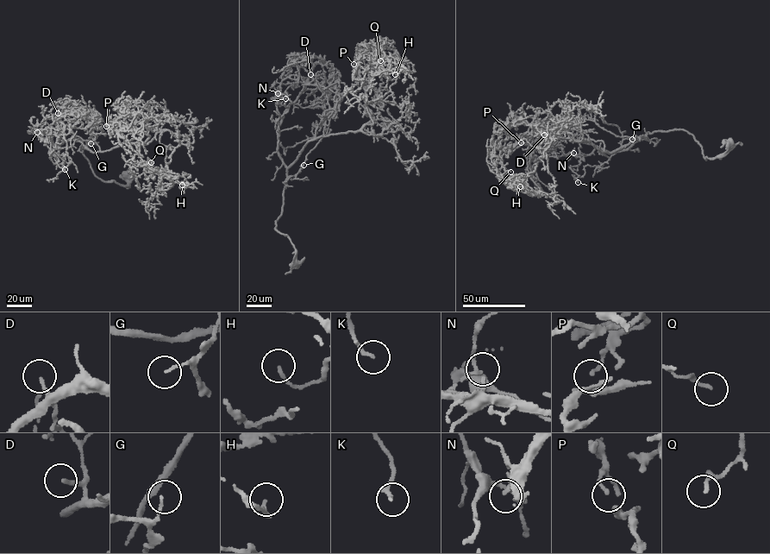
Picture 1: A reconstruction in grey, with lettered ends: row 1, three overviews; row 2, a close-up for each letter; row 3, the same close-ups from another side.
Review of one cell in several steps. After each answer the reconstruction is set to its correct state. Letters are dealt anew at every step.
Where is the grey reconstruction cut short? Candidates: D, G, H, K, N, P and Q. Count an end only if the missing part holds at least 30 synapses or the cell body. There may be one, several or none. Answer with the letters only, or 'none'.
none

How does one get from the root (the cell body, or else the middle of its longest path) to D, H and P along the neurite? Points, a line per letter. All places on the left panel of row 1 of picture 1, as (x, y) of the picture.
D: (127, 174), (127, 185), (103, 181), (81, 141), (73, 136), (53, 143), (47, 129), (58, 113)
H: (127, 174), (103, 181), (72, 137), (144, 144), (122, 116), (111, 126), (143, 163), (182, 185)
P: (127, 174), (127, 185), (103, 181), (72, 138), (94, 152), (149, 136), (122, 116), (106, 126)

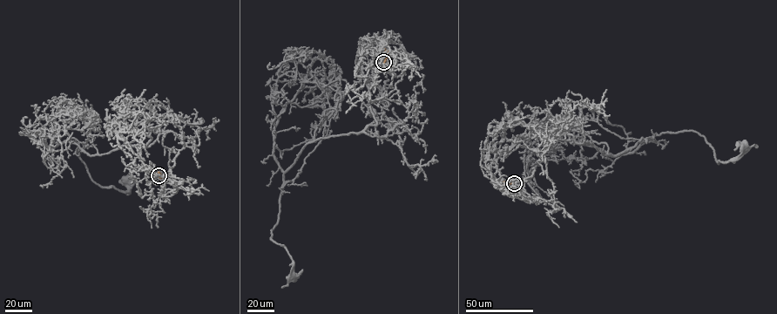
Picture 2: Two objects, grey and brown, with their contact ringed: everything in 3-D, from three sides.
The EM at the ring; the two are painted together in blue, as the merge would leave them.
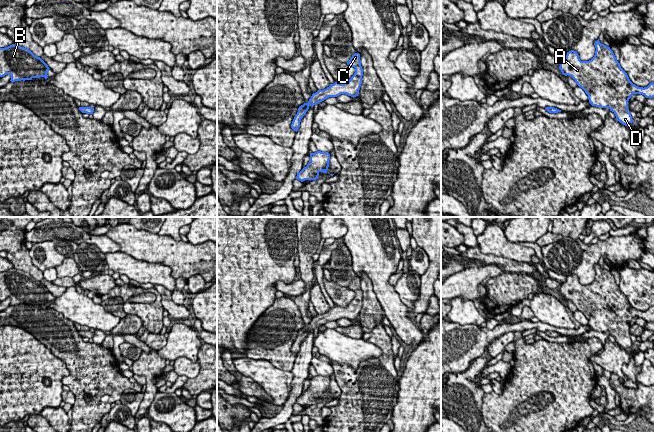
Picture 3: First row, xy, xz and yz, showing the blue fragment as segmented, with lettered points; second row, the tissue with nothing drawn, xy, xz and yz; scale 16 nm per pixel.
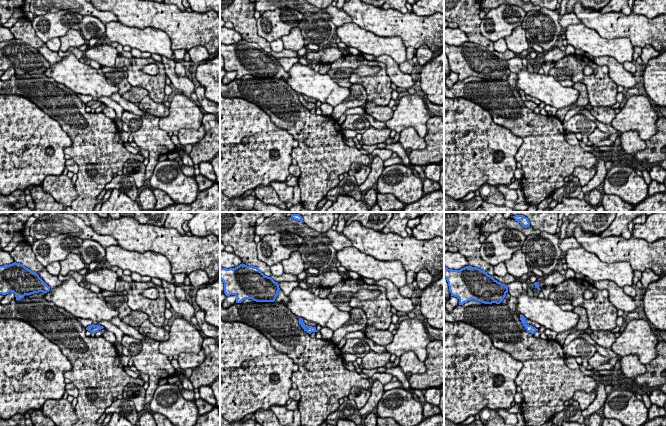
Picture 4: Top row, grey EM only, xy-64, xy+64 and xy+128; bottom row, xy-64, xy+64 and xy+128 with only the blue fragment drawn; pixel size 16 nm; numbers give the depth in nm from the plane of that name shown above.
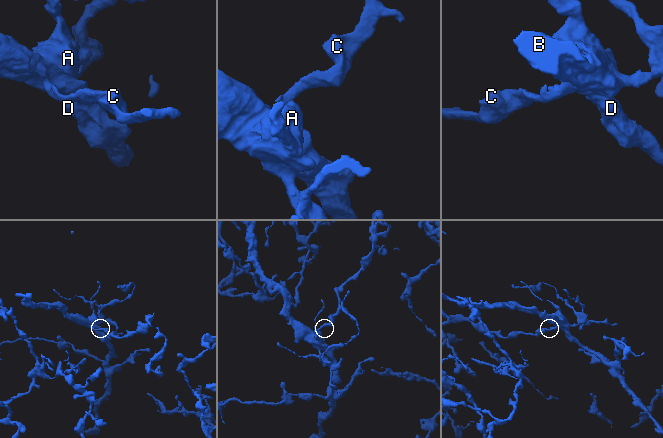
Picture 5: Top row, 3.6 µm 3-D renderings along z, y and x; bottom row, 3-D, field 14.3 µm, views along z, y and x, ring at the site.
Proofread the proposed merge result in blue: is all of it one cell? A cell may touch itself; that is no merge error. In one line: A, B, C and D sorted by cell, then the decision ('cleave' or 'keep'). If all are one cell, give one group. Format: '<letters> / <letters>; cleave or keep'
A B C D; keep

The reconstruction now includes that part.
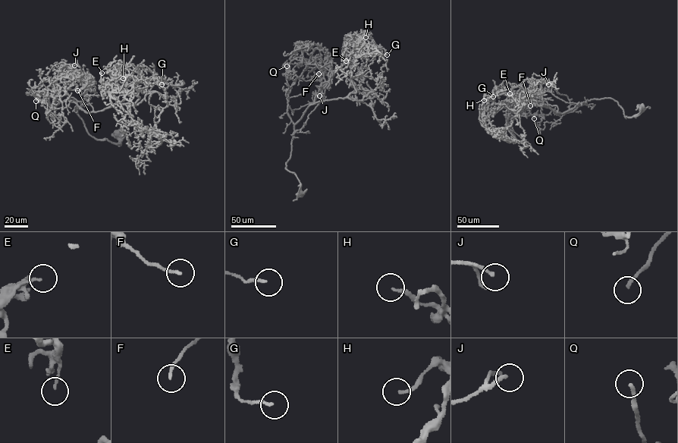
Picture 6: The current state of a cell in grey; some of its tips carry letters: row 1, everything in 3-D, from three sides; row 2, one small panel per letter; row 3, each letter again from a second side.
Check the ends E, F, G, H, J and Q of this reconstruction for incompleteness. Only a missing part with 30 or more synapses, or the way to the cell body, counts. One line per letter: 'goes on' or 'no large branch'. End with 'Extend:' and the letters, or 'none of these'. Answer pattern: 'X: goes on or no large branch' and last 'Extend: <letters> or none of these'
E: no large branch
F: no large branch
G: no large branch
H: no large branch
J: goes on
Q: no large branch
Extend: J

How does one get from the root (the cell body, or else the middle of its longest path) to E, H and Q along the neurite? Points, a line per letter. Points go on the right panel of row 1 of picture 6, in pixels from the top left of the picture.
E: (641, 107), (626, 118), (618, 102), (605, 98), (587, 100), (561, 114), (516, 95), (504, 102), (510, 93)
H: (641, 107), (626, 118), (618, 102), (609, 98), (587, 100), (561, 114), (510, 94), (488, 95), (484, 100)
Q: (641, 107), (626, 118), (613, 98), (591, 99), (572, 111), (552, 110), (534, 118)

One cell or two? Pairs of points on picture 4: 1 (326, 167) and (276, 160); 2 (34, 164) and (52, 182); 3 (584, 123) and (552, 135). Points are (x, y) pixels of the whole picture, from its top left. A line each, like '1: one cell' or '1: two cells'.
1: two cells
2: two cells
3: two cells

